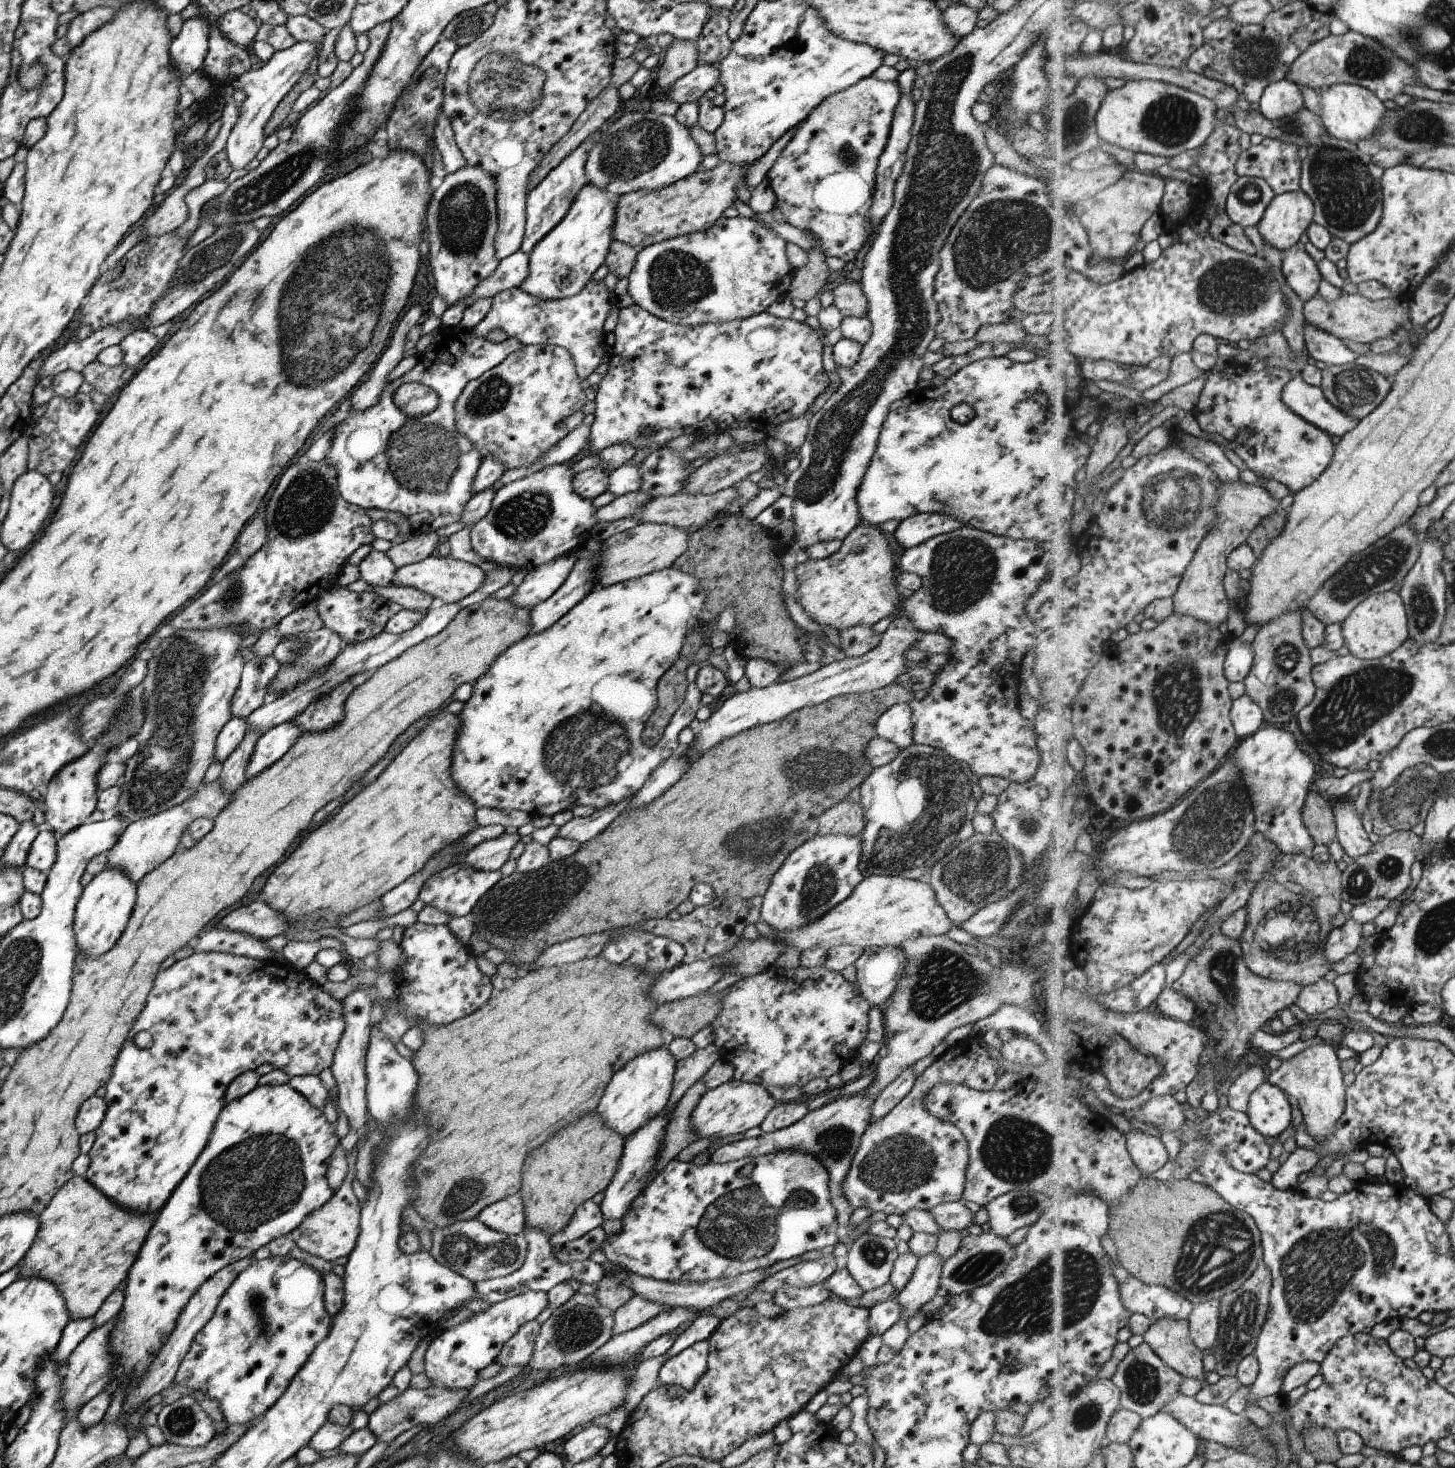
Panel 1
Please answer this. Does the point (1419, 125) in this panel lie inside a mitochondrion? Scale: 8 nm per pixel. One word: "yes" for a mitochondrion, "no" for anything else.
yes

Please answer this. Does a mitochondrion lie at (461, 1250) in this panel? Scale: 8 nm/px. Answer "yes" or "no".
yes

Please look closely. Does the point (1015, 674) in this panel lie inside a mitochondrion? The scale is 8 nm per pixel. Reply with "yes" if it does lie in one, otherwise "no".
no

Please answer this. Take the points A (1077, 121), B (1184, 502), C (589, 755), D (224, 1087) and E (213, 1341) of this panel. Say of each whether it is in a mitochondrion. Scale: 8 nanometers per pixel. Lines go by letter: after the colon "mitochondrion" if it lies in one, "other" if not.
A: mitochondrion
B: mitochondrion
C: mitochondrion
D: other
E: other

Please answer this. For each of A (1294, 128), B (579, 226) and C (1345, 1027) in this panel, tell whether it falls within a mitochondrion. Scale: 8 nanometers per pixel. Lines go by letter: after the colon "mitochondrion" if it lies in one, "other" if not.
A: mitochondrion
B: other
C: other

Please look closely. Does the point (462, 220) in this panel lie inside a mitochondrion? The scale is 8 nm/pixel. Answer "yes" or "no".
yes

